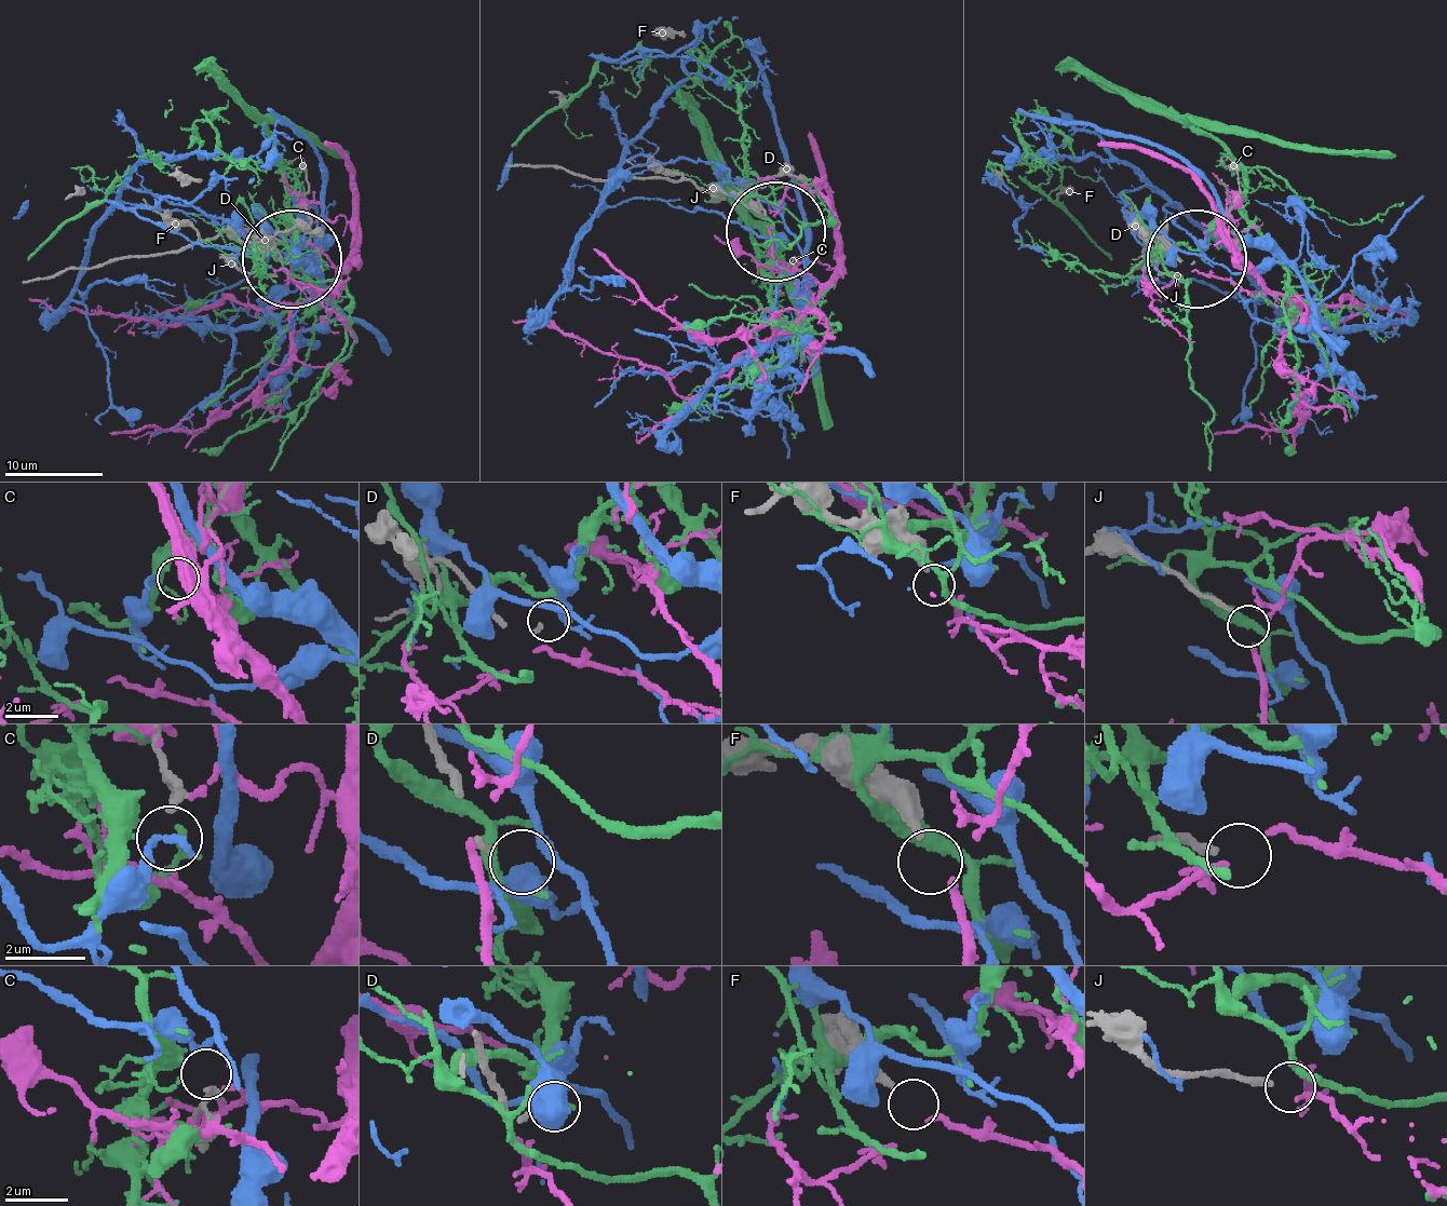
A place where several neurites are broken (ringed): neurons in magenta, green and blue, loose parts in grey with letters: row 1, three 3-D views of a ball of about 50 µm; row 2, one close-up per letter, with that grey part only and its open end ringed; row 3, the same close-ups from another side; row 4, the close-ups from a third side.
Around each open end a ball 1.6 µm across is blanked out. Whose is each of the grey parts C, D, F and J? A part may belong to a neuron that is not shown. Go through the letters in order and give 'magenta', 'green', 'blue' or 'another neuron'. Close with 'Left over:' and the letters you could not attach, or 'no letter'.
C: blue
D: another neuron
F: another neuron
J: magenta
Left over: D, F

